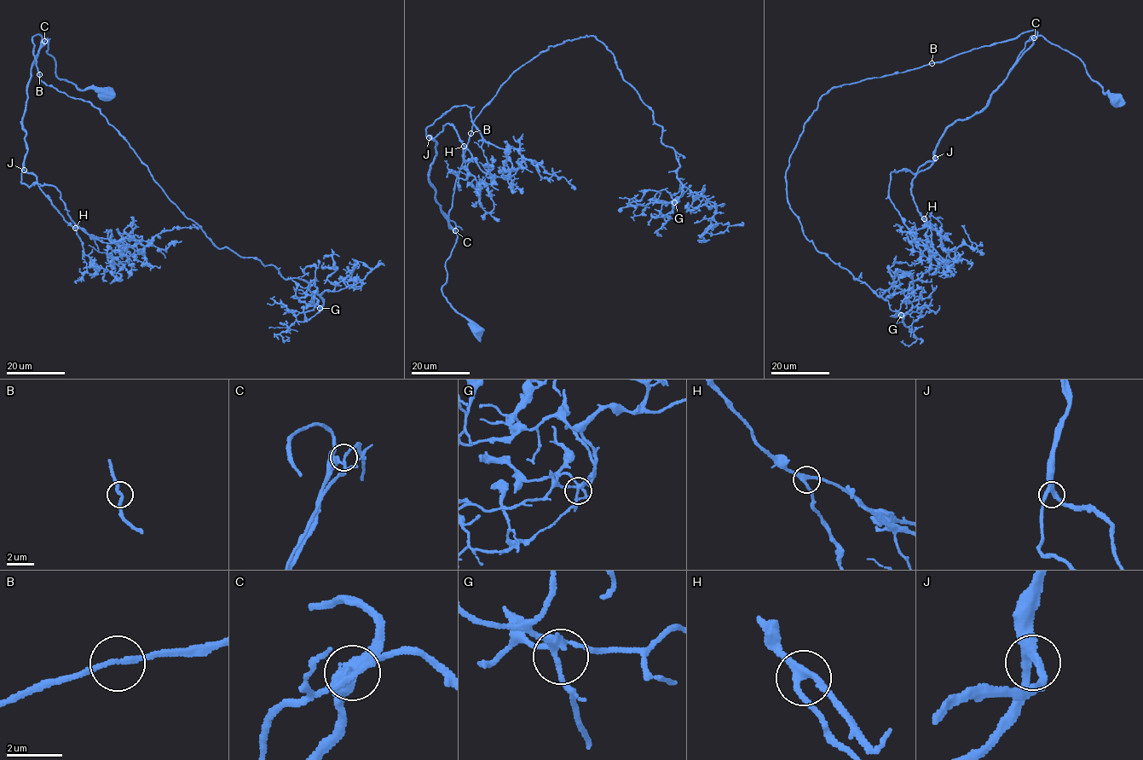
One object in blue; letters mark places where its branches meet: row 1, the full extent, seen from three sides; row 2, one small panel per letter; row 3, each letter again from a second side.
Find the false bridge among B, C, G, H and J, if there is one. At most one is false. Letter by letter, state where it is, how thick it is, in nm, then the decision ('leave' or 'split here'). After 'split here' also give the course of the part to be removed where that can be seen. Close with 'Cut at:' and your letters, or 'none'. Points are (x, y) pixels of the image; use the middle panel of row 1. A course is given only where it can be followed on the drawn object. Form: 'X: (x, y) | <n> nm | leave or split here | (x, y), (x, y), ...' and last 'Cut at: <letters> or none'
B: (470, 133) | 160 nm | leave
C: (455, 230) | 140 nm | leave
G: (674, 202) | 180 nm | leave
H: (464, 146) | 240 nm | leave
J: (429, 137) | 260 nm | leave
Cut at: none

